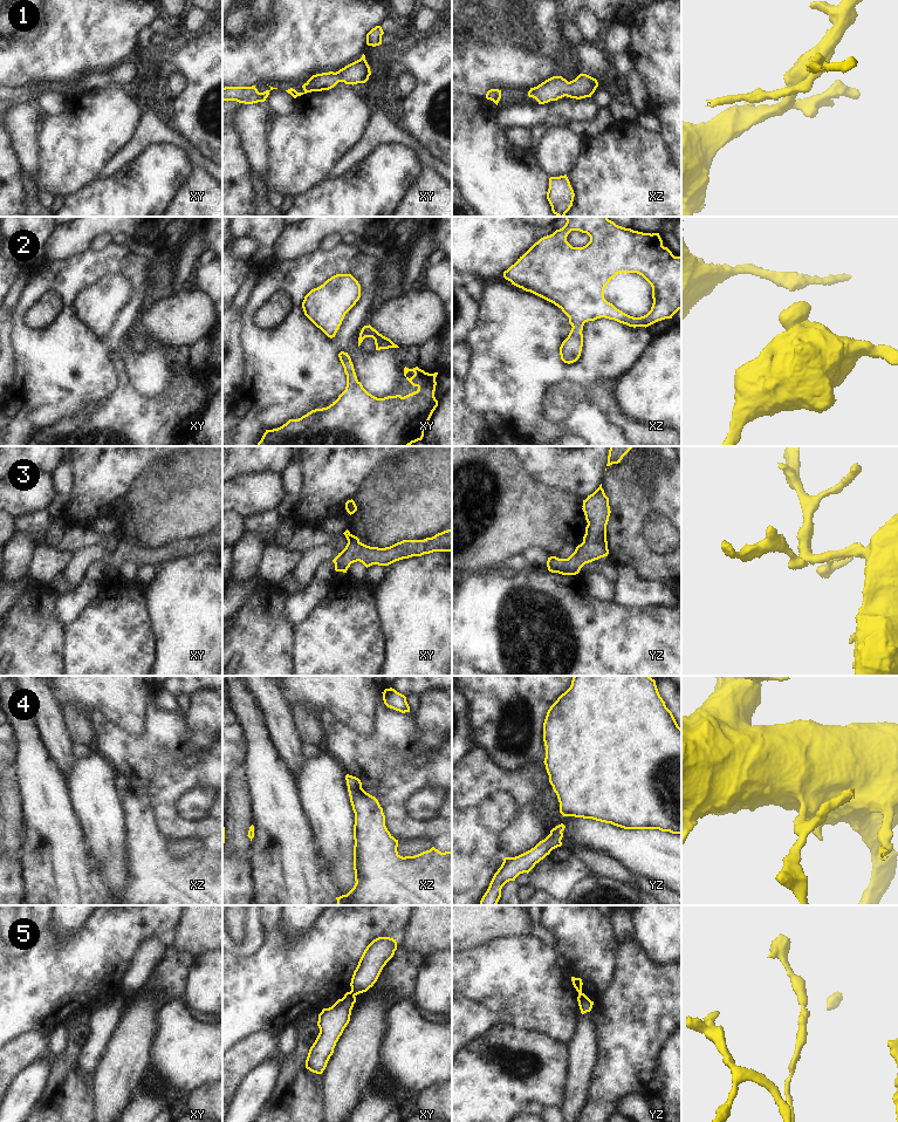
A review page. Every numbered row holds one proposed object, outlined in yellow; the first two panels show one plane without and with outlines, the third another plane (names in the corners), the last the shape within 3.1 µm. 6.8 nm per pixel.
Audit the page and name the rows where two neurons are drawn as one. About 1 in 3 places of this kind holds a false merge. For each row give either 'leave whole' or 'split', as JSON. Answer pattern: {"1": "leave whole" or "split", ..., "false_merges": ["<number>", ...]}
{"1": "leave whole", "2": "leave whole", "3": "leave whole", "4": "leave whole", "5": "split", "false_merges": ["5"]}

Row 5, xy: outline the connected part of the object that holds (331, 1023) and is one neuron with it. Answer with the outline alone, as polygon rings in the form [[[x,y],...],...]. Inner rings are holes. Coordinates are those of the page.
[[[347,992],[342,999],[338,999],[331,1007],[323,1008],[318,1014],[320,1033],[309,1049],[306,1060],[307,1069],[316,1074],[323,1073],[334,1053],[336,1042],[350,1021],[355,1003],[355,994]]]

